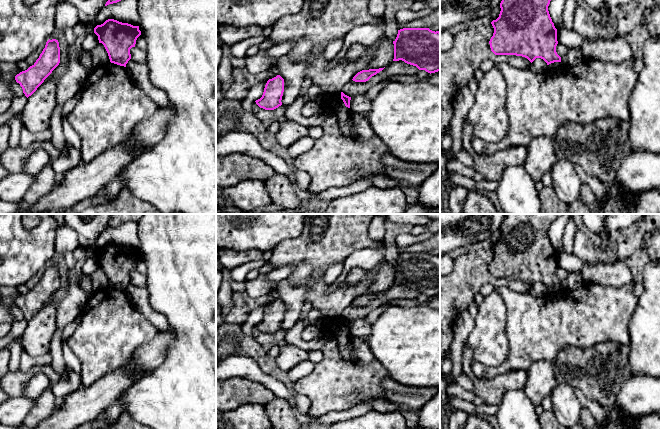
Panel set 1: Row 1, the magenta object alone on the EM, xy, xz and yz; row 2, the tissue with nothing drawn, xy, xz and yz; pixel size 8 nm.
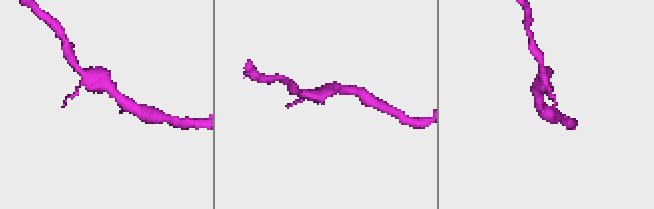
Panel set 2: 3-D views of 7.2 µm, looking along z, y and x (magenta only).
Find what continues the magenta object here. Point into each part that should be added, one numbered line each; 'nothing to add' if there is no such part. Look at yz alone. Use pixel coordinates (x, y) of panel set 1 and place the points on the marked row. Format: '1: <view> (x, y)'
nothing to add

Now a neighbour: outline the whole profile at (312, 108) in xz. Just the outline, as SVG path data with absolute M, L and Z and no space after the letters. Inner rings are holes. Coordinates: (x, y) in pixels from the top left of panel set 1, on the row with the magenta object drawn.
M312 101L307 103L301 110L301 113L305 117L311 117L315 115L319 115L321 107L318 105L316 101Z

